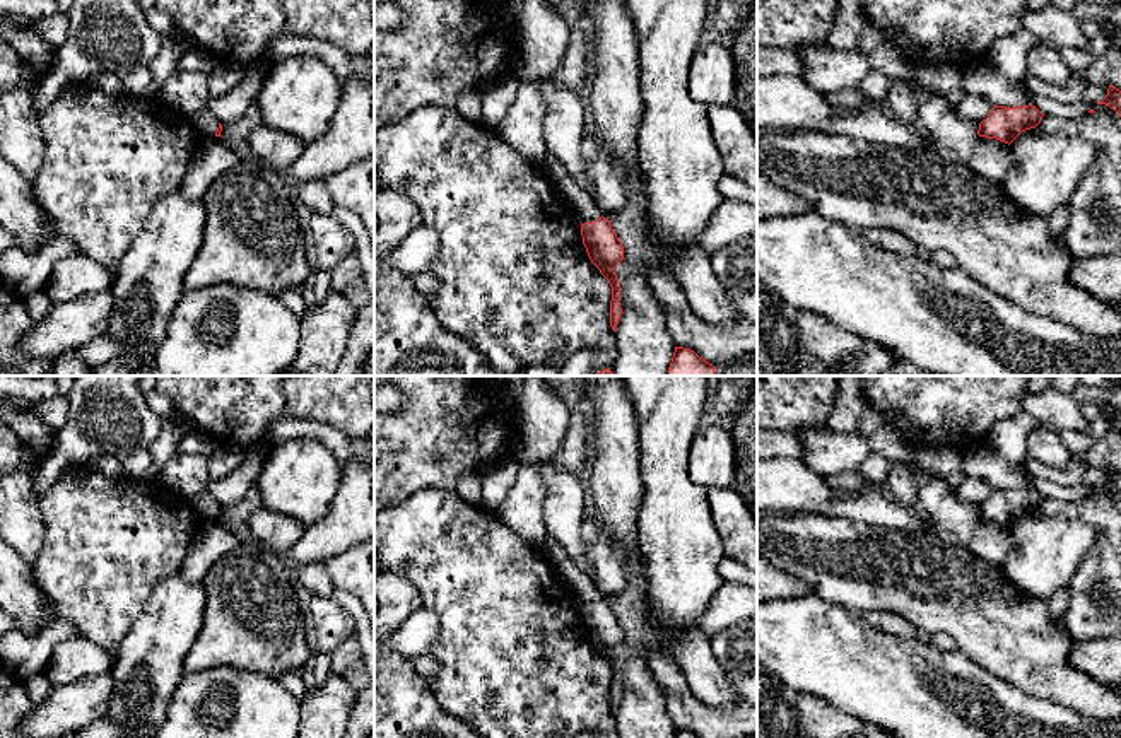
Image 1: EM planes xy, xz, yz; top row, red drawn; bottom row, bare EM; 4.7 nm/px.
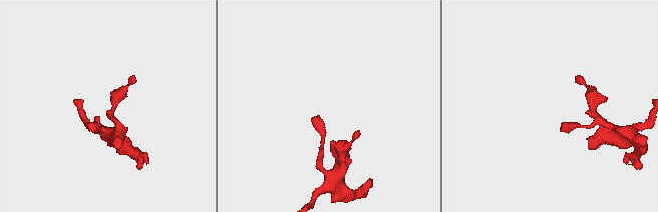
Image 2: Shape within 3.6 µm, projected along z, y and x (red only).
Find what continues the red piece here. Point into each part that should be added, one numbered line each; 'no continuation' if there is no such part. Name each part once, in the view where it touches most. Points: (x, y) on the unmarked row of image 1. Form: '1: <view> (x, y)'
1: xz (583, 588)

